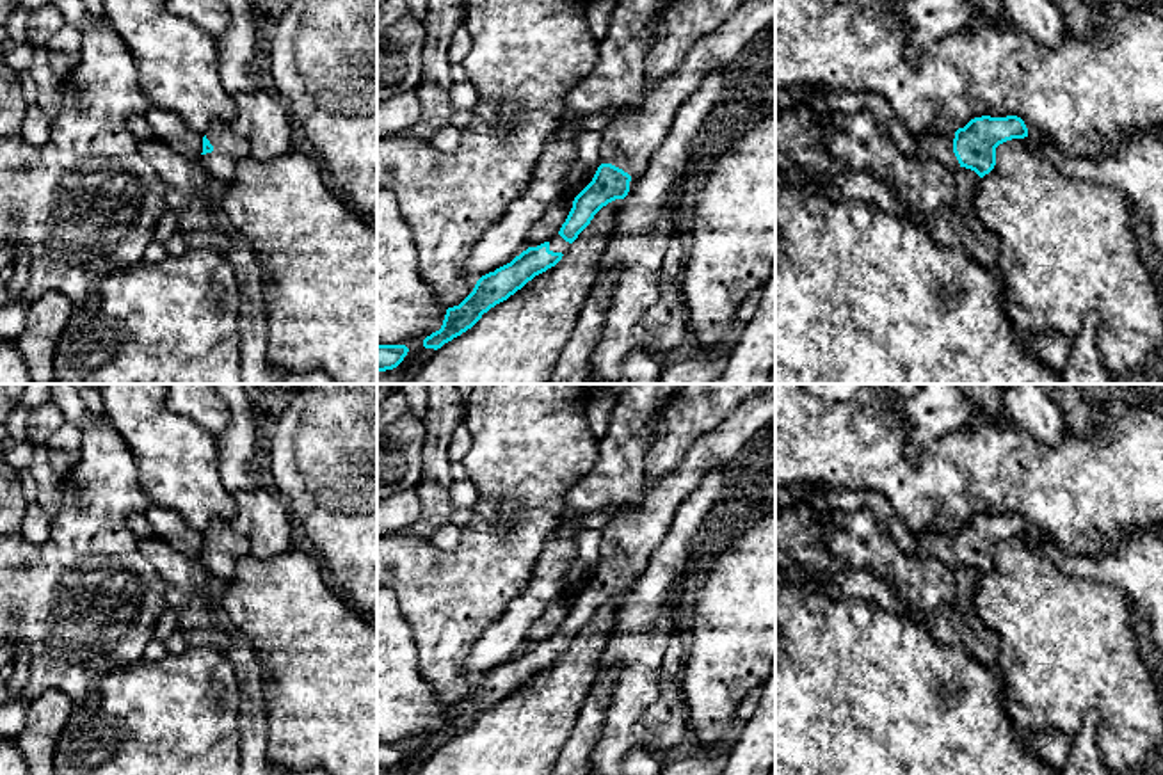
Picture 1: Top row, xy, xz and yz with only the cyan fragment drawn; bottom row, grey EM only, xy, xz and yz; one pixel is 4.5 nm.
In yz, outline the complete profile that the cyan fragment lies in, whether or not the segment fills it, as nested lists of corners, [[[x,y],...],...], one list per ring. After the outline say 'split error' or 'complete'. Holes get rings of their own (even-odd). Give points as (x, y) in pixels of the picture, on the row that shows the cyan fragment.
[[[1017,116],[971,119],[955,133],[925,133],[916,142],[916,160],[937,160],[950,171],[960,167],[975,171],[980,178],[996,165],[996,148],[1012,139],[1028,137],[1024,121]]]; split error

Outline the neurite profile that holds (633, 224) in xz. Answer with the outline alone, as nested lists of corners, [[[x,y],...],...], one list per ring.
[[[726,69],[708,75],[678,108],[669,135],[649,162],[631,176],[615,235],[601,258],[601,268],[617,268],[619,276],[601,340],[590,356],[594,382],[621,382],[621,364],[633,348],[633,329],[660,300],[662,260],[679,222],[670,201],[679,194],[681,176],[699,148],[702,124],[729,94]]]

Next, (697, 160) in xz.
[[[697,148],[692,153],[692,156],[690,156],[690,165],[686,167],[685,174],[681,176],[679,194],[670,201],[670,206],[679,215],[678,233],[683,233],[685,235],[685,226],[686,226],[686,217],[688,217],[688,206],[690,206],[690,199],[683,194],[685,183],[686,183],[686,180],[688,180],[690,174],[699,174],[699,172],[704,174],[704,169],[706,169],[708,162],[710,160]]]

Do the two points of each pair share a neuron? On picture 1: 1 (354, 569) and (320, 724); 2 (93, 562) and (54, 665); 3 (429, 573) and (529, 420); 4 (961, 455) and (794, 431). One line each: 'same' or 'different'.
1: different
2: same
3: same
4: same

